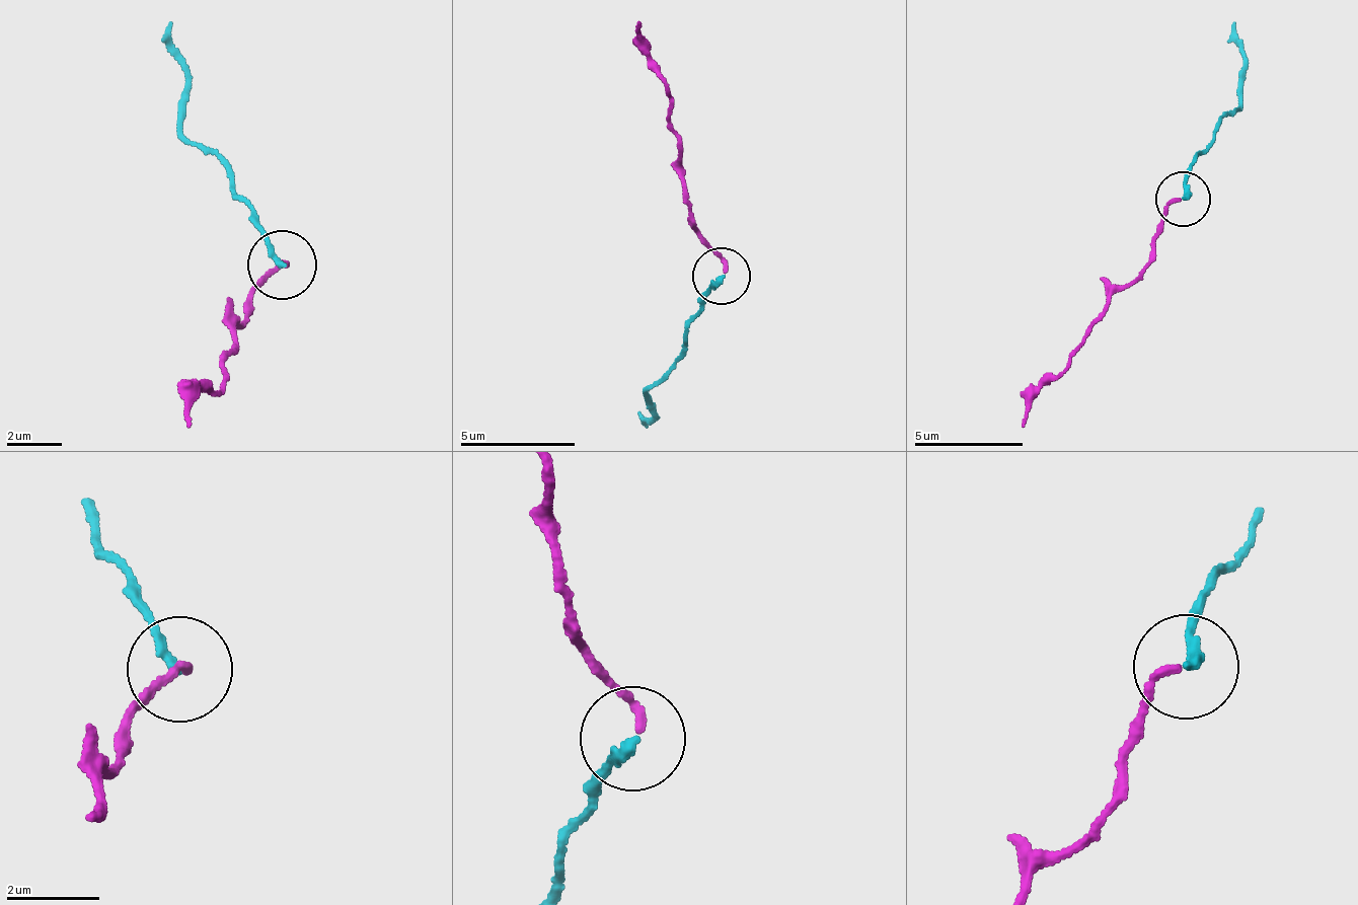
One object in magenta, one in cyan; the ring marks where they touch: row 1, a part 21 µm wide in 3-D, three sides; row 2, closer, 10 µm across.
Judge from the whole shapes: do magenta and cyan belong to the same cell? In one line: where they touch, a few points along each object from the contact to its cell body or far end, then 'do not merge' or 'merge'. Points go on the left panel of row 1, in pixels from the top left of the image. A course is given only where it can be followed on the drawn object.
place (282, 265); course magenta (284, 262), (252, 289), (245, 317), (234, 328), (234, 348), (222, 386), (199, 391), (190, 427); course cyan (284, 262), (256, 210), (232, 192), (225, 164), (180, 134), (186, 59), (172, 22); do not merge

